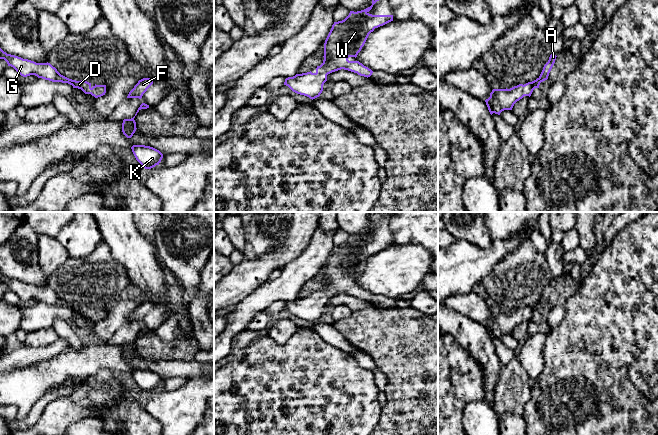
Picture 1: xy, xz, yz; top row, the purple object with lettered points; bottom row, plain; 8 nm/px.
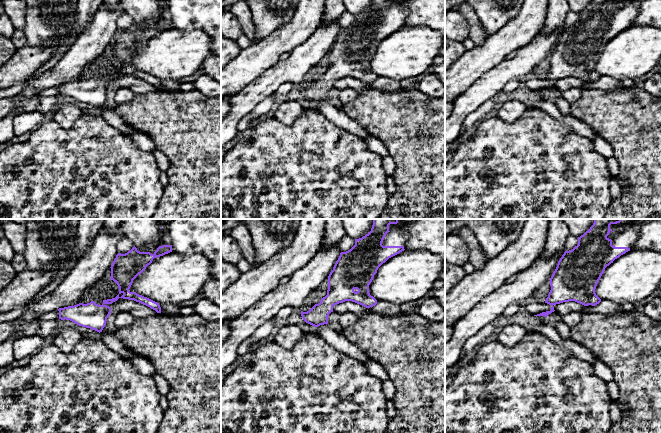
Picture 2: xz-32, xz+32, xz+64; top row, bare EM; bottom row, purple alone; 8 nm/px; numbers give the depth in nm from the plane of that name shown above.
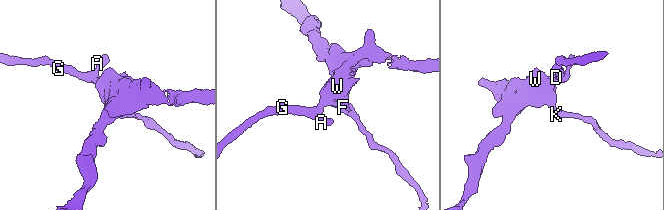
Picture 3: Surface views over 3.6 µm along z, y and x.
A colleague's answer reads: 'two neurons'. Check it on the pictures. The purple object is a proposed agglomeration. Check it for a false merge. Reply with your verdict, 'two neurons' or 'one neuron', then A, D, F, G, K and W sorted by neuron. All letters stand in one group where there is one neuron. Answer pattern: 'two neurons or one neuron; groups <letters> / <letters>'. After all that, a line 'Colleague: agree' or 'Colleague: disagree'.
one neuron; groups A D F G K W
Colleague: disagree

